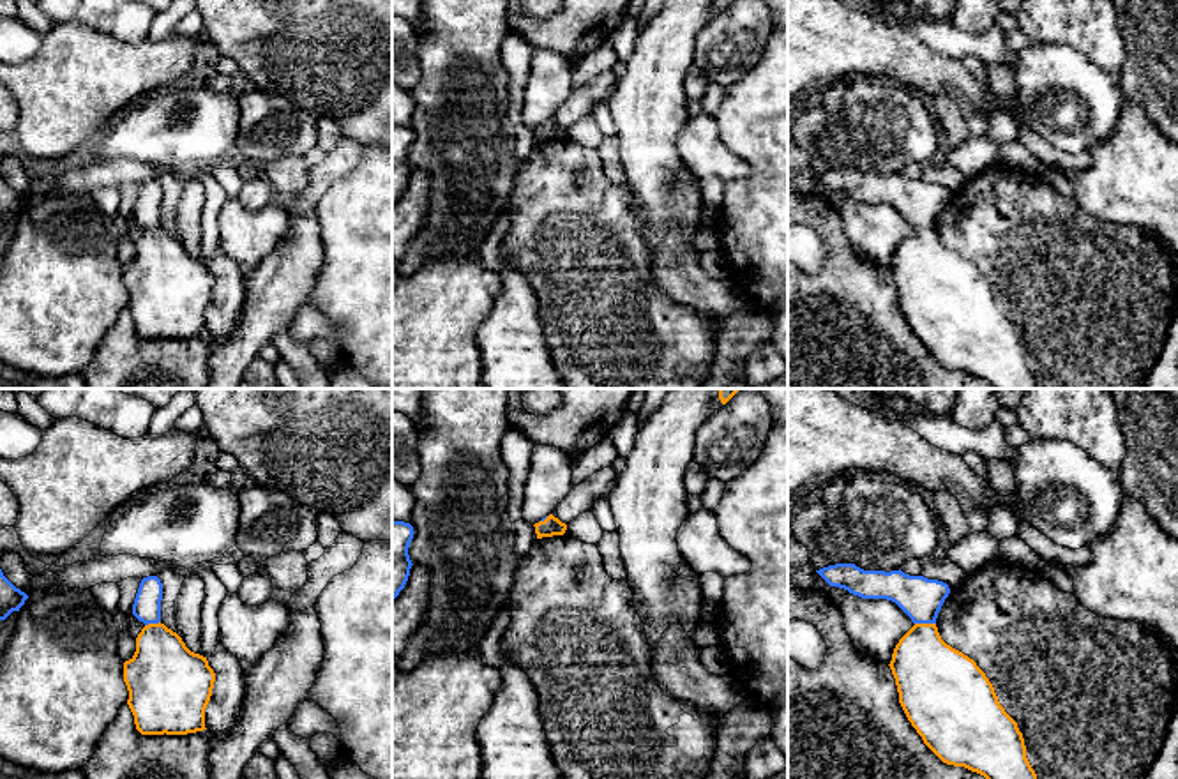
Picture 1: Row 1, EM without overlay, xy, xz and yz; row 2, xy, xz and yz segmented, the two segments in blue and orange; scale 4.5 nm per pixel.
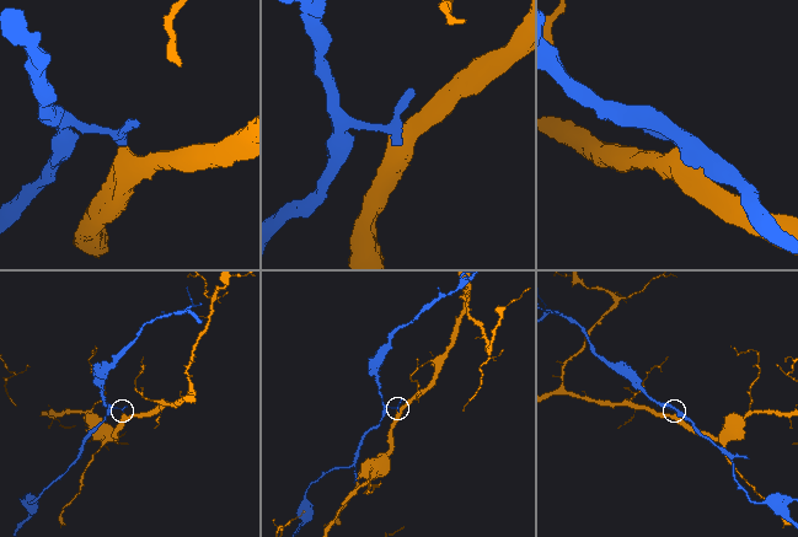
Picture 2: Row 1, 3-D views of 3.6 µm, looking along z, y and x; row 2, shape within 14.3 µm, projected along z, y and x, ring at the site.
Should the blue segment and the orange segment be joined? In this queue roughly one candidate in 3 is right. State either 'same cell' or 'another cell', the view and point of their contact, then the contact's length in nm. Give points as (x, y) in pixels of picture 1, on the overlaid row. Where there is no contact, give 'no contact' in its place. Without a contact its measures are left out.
another cell | yz (926, 622) | 100 nm

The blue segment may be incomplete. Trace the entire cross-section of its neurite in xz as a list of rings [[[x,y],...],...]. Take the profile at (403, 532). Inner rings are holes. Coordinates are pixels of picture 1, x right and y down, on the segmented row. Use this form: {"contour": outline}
{"contour": [[[392,521],[392,601],[404,588],[413,565],[408,555],[413,533],[410,523]]]}

